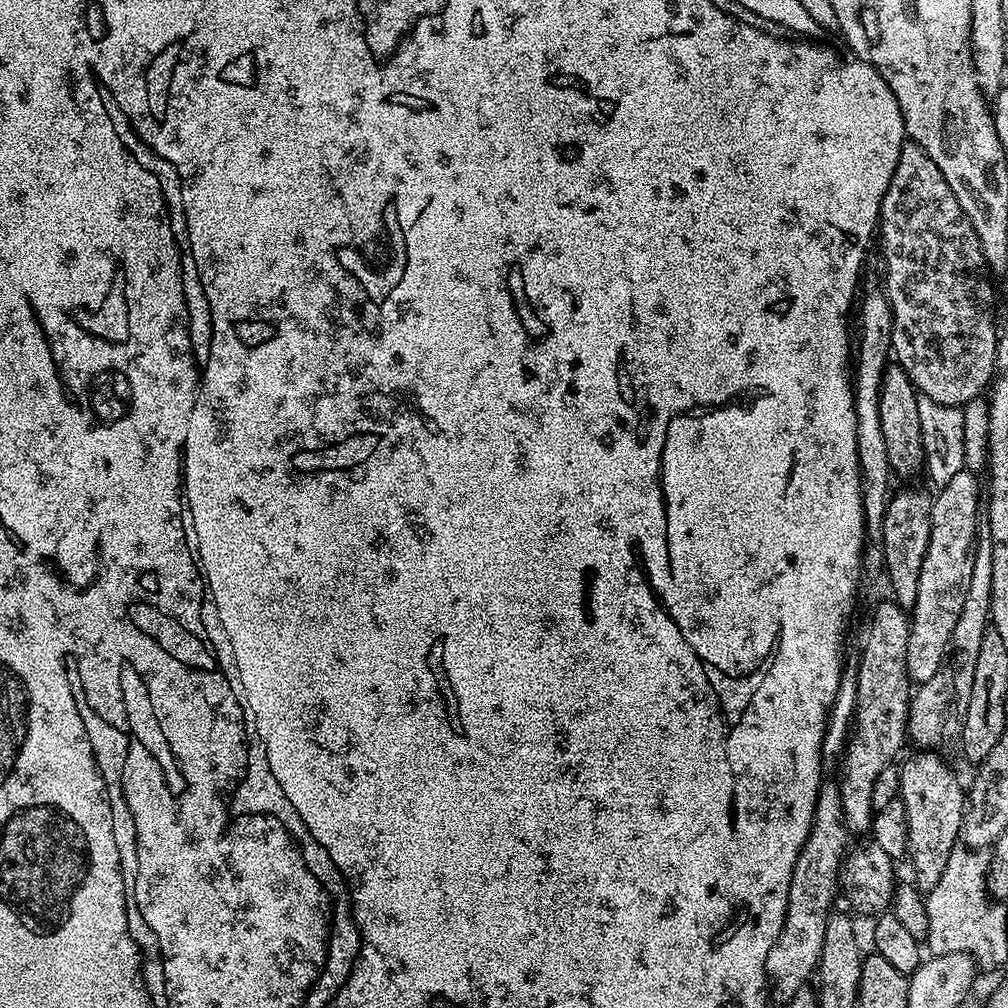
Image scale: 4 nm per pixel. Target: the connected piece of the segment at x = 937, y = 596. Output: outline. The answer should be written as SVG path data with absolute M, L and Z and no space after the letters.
M971 470L954 474L946 486L935 493L932 502L932 525L930 526L930 546L926 550L926 558L922 562L922 574L918 578L918 598L910 609L909 642L906 645L906 666L909 678L917 685L935 680L941 675L940 667L945 666L944 655L950 652L952 631L958 622L958 614L962 614L962 602L966 602L966 590L970 586L970 570L974 570L974 552L976 551L976 519L982 516L982 492L980 484Z

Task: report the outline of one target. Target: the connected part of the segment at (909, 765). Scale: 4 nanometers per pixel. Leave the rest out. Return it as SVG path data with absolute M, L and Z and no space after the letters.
M916 750L905 764L899 765L900 795L903 819L908 829L907 859L912 859L916 871L914 883L921 893L927 894L938 885L947 859L958 844L964 827L966 788L960 785L952 768L936 750Z

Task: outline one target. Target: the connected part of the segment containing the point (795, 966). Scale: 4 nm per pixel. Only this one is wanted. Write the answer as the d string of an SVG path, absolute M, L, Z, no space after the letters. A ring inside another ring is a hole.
M825 783L820 790L820 797L816 799L816 809L812 815L812 825L808 831L808 837L806 842L802 846L802 850L798 854L798 862L794 866L792 871L792 877L790 878L790 890L788 891L788 905L786 906L786 918L784 919L784 925L782 926L782 934L778 934L778 942L770 950L770 954L766 958L766 970L768 971L768 979L770 981L770 992L777 996L780 1002L794 998L794 994L798 994L800 989L805 987L809 983L808 979L813 979L816 971L816 965L820 963L820 951L822 950L822 938L826 935L826 918L829 912L833 911L834 905L832 904L836 900L836 892L838 896L838 889L840 888L840 869L843 865L846 855L846 849L849 847L848 840L850 840L850 833L848 827L844 824L842 802L840 801L840 790L835 783Z

